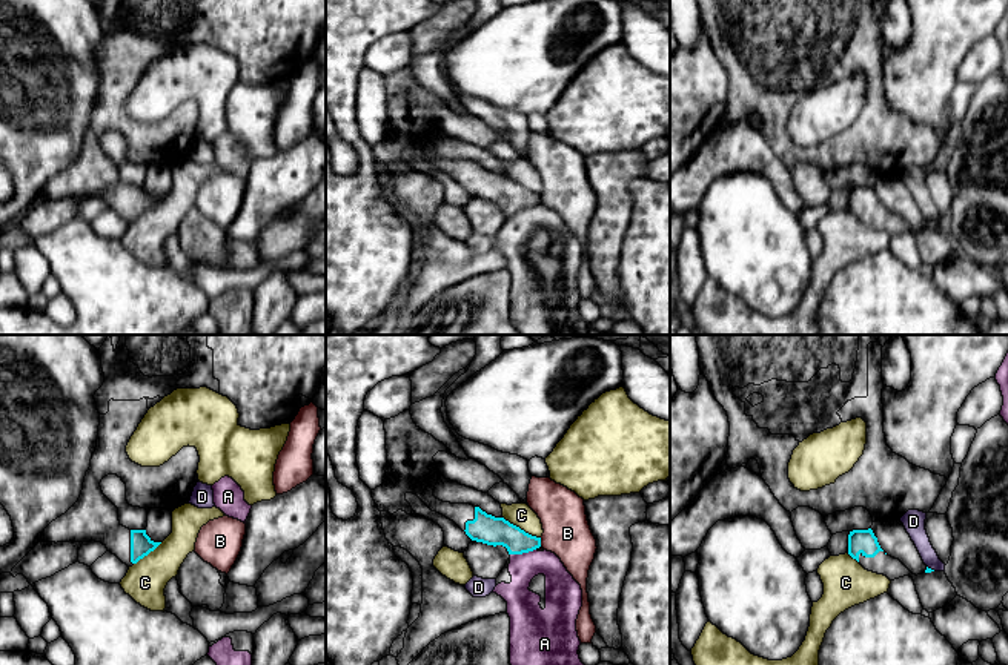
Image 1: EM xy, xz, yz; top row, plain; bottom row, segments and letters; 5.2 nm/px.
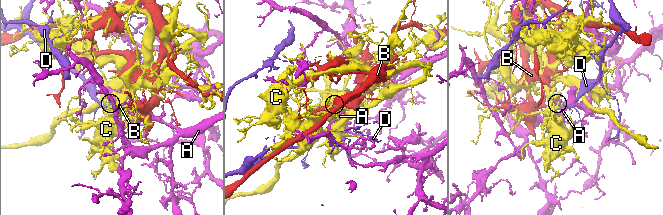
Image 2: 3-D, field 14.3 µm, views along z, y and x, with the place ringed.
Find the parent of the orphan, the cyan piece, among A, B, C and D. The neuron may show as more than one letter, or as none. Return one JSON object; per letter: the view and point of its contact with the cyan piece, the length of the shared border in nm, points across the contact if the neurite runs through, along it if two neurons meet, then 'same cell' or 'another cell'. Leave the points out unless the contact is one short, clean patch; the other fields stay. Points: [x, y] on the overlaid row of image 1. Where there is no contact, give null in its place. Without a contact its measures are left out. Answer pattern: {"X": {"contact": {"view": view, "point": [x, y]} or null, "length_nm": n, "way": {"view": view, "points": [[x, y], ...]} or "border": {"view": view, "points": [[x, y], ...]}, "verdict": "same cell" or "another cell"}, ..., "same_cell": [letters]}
{"A": {"contact": {"view": "xz", "point": [523, 552]}, "length_nm": 140, "verdict": "another cell"}, "B": {"contact": {"view": "xz", "point": [540, 542]}, "length_nm": 50, "border": {"view": "xz", "points": [[540, 538], [541, 545]]}, "verdict": "another cell"}, "C": {"contact": {"view": "xz", "point": [520, 529]}, "length_nm": 240, "border": {"view": "xz", "points": [[503, 516], [540, 538]]}, "verdict": "another cell"}, "D": {"contact": {"view": "yz", "point": [930, 569]}, "length_nm": 50, "border": {"view": "yz", "points": [[927, 565], [935, 570]]}, "verdict": "another cell"}, "same_cell": []}

